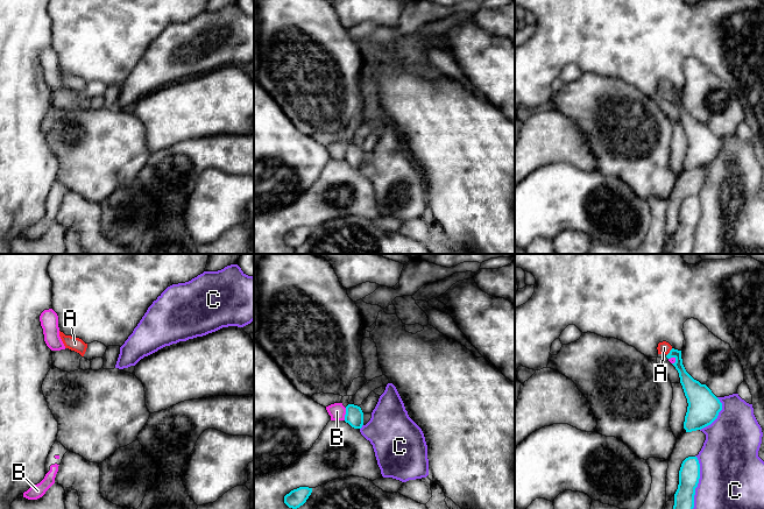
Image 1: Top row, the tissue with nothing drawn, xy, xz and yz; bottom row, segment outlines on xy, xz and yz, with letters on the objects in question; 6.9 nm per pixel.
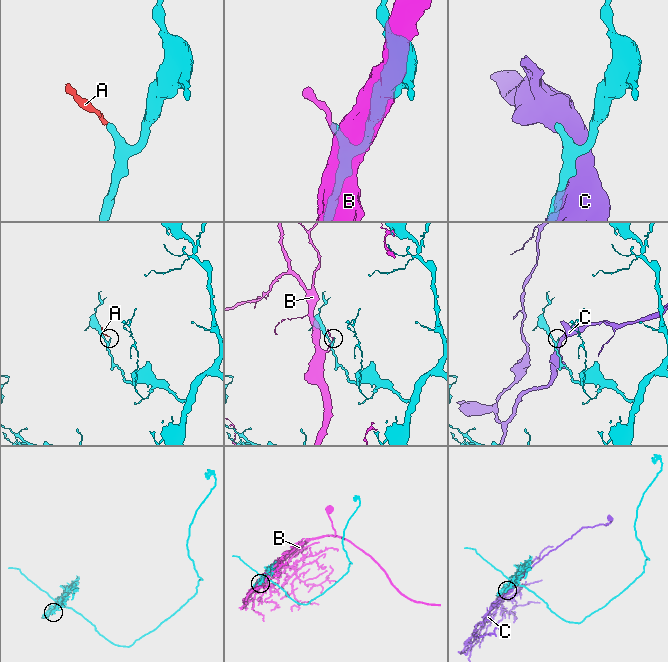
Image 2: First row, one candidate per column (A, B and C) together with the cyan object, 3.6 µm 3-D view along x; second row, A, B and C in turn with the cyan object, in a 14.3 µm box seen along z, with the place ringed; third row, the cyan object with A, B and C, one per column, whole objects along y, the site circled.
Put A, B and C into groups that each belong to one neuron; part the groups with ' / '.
A / B / C

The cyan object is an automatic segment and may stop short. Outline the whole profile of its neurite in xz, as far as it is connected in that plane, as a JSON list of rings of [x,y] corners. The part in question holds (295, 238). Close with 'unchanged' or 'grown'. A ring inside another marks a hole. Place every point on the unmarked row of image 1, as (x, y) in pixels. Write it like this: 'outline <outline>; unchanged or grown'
outline [[[299,226],[284,235],[284,242],[292,248],[303,245],[312,232],[312,227]]]; unchanged

